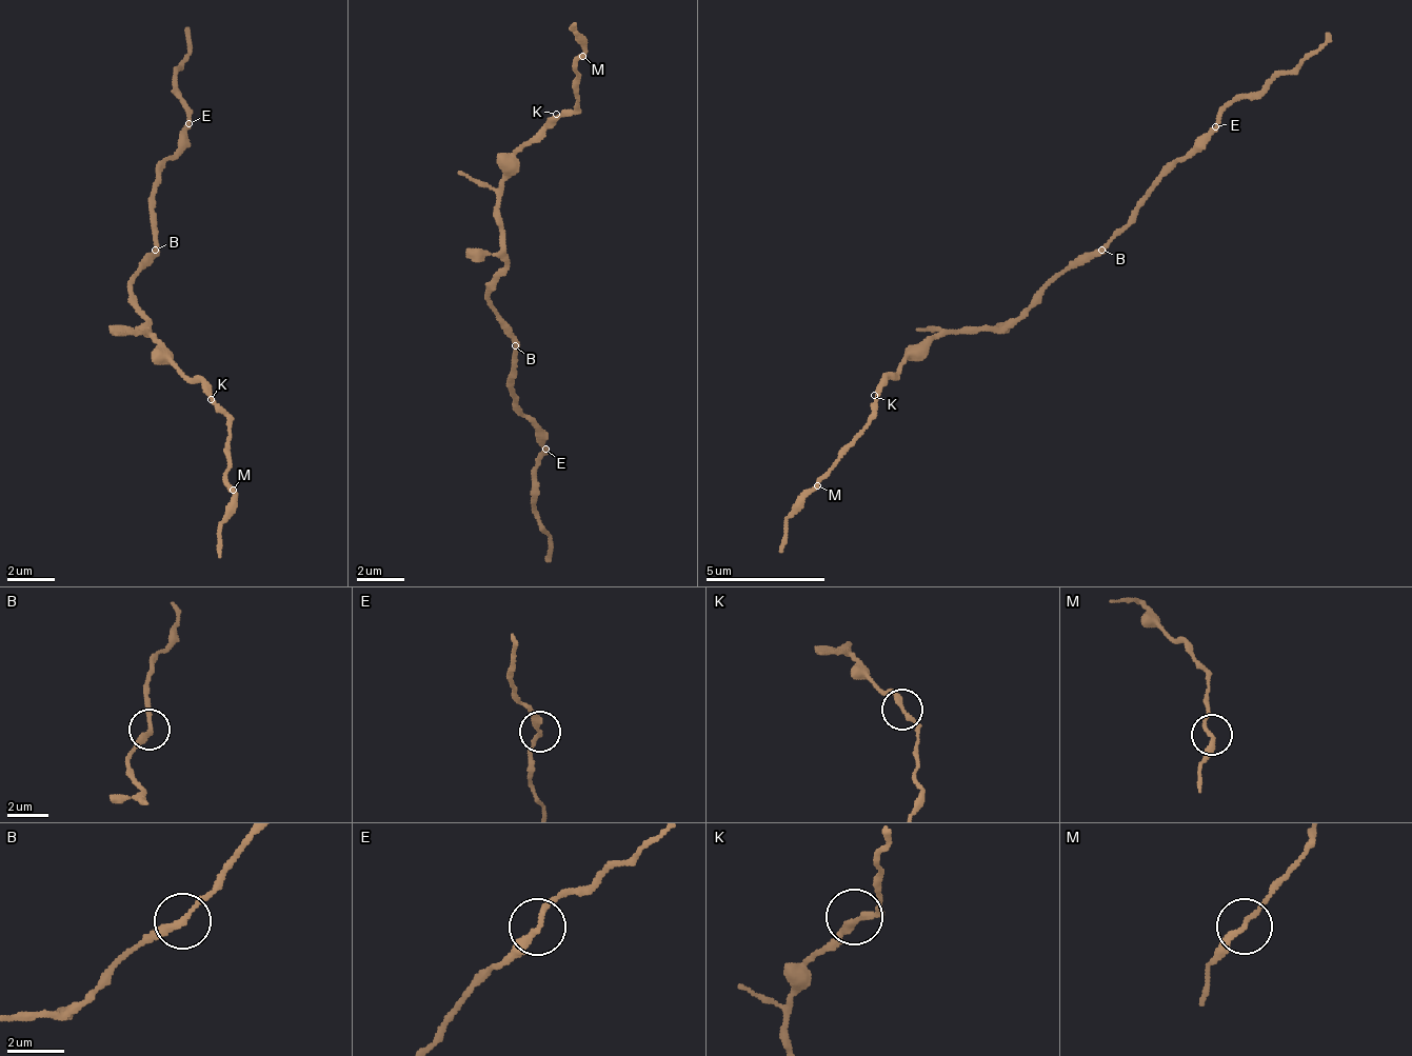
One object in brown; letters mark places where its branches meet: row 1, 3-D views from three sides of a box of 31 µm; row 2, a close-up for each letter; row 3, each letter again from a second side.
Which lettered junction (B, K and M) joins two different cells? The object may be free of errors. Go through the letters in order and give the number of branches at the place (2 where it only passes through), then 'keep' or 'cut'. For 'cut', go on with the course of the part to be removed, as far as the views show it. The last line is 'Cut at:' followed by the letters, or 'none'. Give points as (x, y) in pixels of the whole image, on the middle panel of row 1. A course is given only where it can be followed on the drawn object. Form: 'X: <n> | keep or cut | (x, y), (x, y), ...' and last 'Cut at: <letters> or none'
B: 2 | keep
K: 2 | keep
M: 2 | keep
Cut at: none

